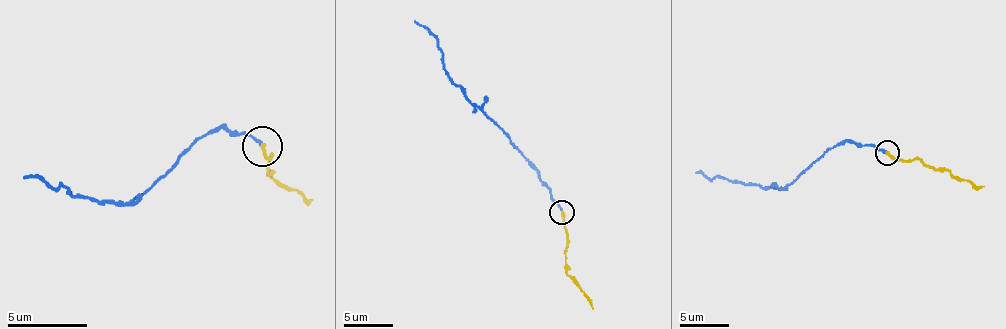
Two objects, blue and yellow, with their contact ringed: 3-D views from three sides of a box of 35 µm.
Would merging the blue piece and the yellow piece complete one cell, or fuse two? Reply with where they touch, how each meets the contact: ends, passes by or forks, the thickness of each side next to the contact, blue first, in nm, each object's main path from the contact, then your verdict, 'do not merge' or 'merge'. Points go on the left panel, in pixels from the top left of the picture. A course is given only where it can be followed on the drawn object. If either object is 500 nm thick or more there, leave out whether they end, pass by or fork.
(262, 146) | blue ends | yellow ends | 190/240 nm | blue via (261, 147), (249, 135), (217, 127), (149, 191), (125, 203), (81, 199), (61, 187), (25, 175) | yellow via (261, 147), (269, 159), (269, 155), (269, 175), (281, 187), (313, 199) | merge

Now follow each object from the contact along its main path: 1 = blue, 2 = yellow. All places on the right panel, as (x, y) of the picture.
1: (886, 153), (874, 146), (840, 141), (783, 188), (713, 178), (696, 171)
2: (886, 153), (904, 161), (921, 158), (948, 171), (956, 178), (983, 186)

